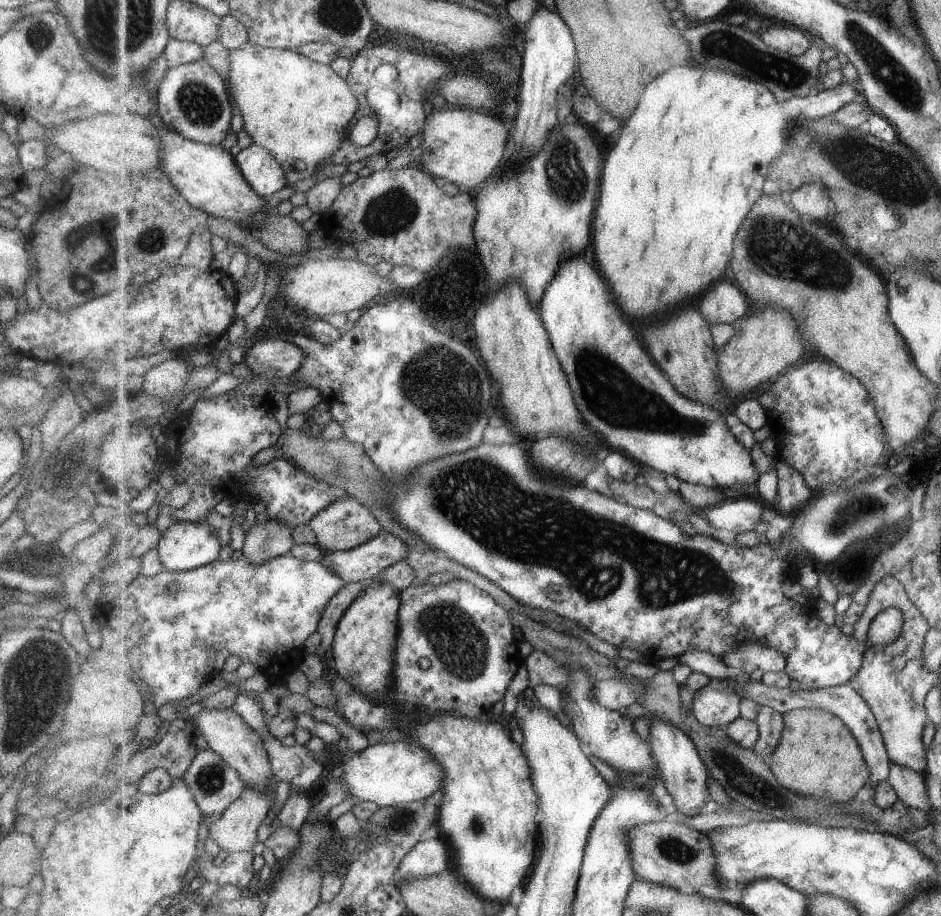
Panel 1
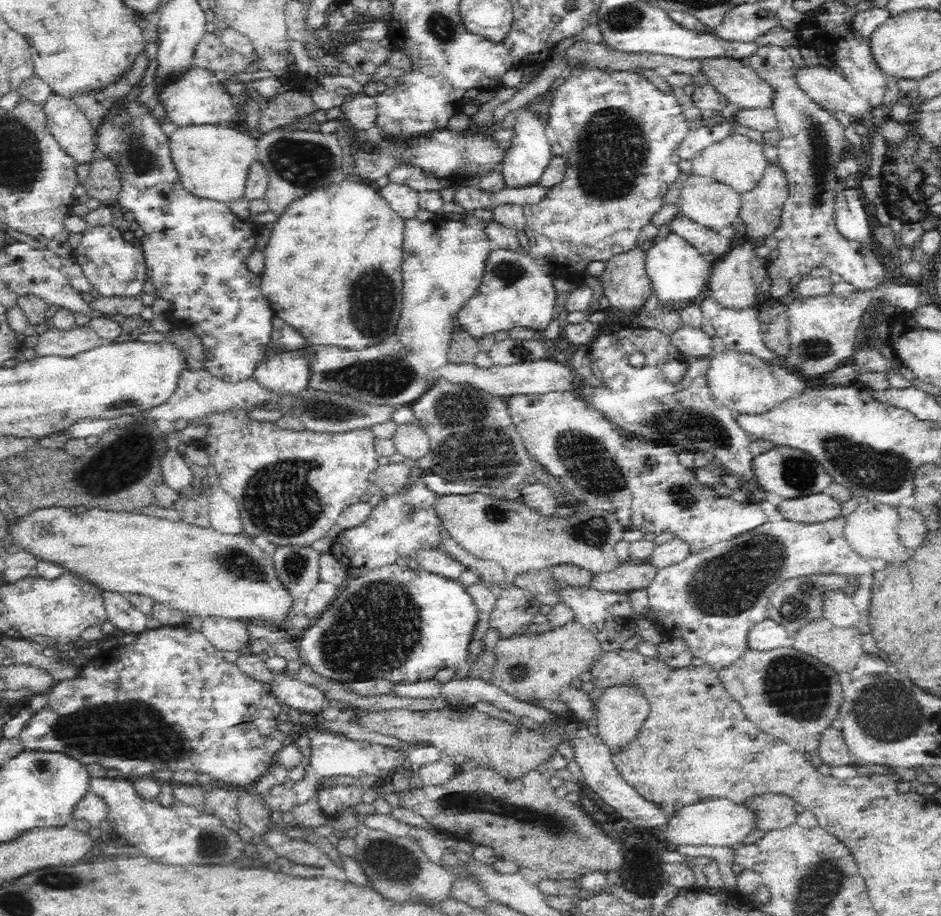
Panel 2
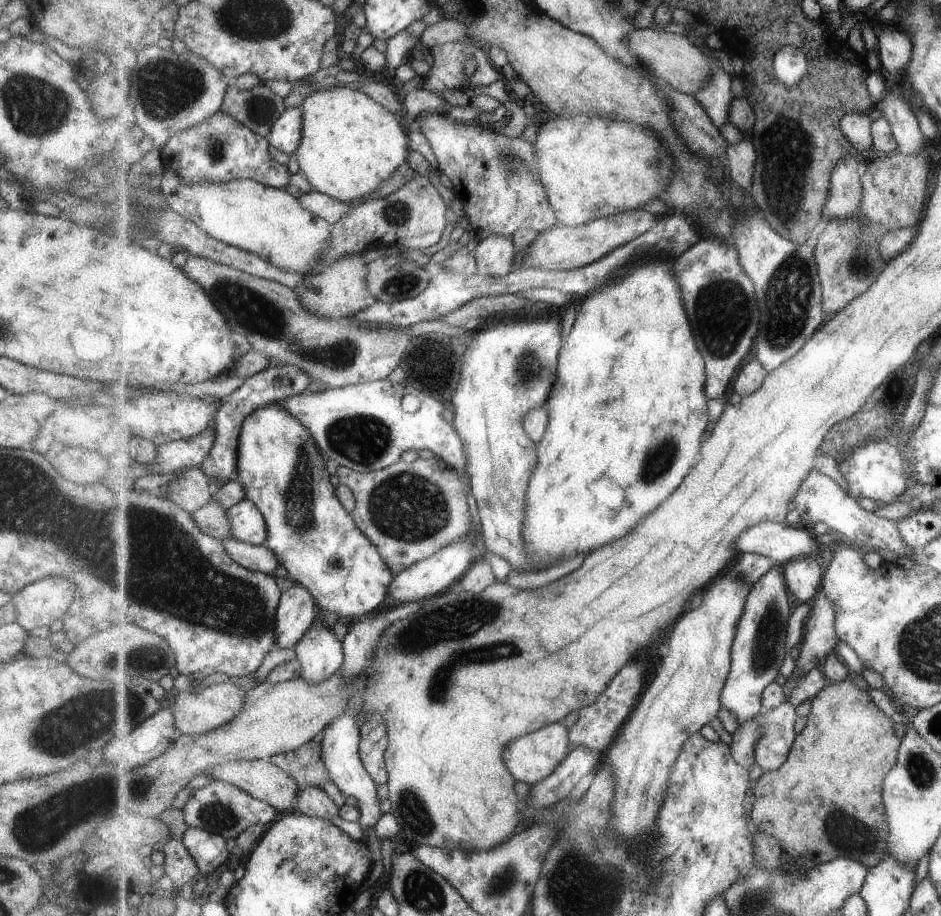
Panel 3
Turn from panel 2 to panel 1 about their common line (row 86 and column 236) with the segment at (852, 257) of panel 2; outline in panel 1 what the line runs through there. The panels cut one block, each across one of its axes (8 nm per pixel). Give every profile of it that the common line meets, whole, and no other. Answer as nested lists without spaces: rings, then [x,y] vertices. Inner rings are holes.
[[[213,749],[200,750],[194,763],[186,770],[183,780],[193,791],[195,800],[204,816],[217,819],[226,814],[226,810],[246,791],[246,784],[238,770],[227,764],[223,757]]]

